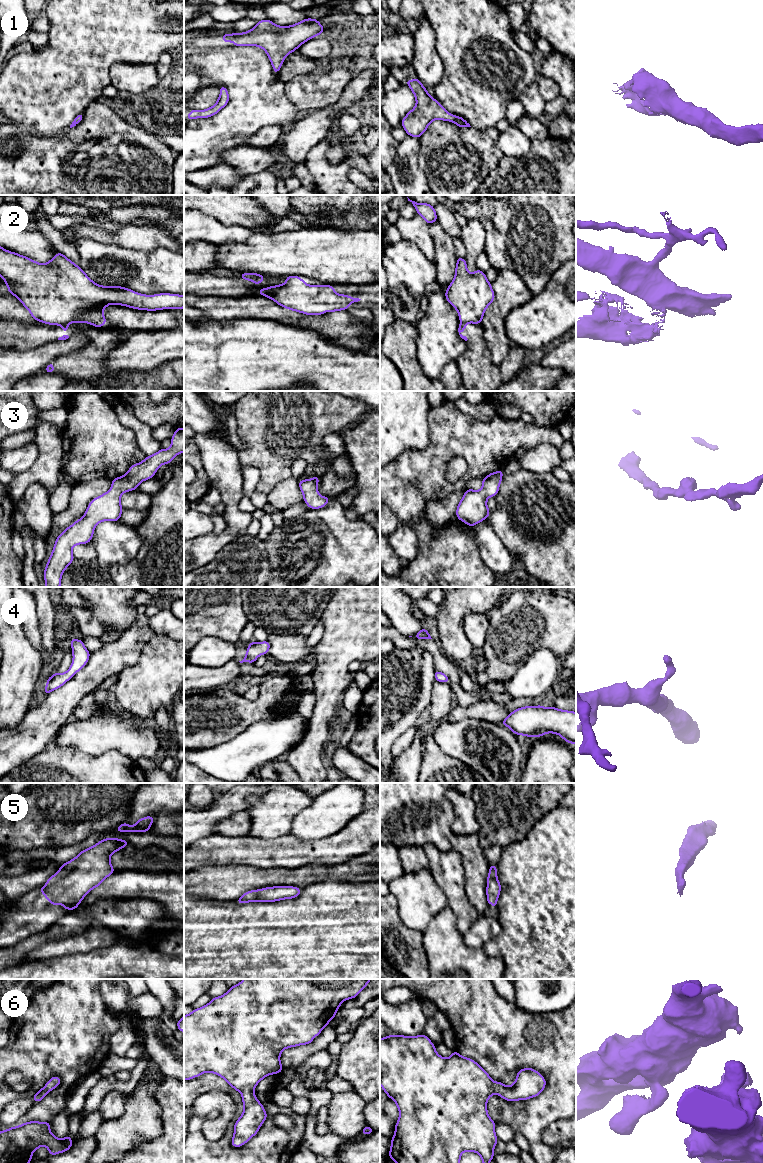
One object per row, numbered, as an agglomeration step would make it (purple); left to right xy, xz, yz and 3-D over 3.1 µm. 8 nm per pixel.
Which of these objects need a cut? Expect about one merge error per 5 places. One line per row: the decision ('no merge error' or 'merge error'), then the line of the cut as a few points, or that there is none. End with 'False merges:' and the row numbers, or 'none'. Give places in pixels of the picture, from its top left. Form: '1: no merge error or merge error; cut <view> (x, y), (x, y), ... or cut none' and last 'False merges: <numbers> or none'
1: no merge error; cut none
2: merge error; cut yz (460, 322), (464, 324)
3: no merge error; cut none
4: no merge error; cut none
5: no merge error; cut none
6: no merge error; cut none
False merges: 2

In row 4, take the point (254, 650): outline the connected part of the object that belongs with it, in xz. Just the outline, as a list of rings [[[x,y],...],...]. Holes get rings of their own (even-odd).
[[[266,640],[261,643],[253,641],[248,645],[245,658],[239,662],[240,663],[243,663],[243,662],[254,663],[260,655],[262,654],[267,655],[269,649],[270,649],[269,641]]]

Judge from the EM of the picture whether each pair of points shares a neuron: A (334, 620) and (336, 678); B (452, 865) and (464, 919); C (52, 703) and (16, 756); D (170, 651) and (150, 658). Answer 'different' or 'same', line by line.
A: same
B: same
C: same
D: same

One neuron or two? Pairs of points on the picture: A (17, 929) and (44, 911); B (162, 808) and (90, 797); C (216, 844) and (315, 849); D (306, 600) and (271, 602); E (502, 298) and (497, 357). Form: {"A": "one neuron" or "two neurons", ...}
{"A": "one neuron", "B": "two neurons", "C": "one neuron", "D": "one neuron", "E": "one neuron"}

